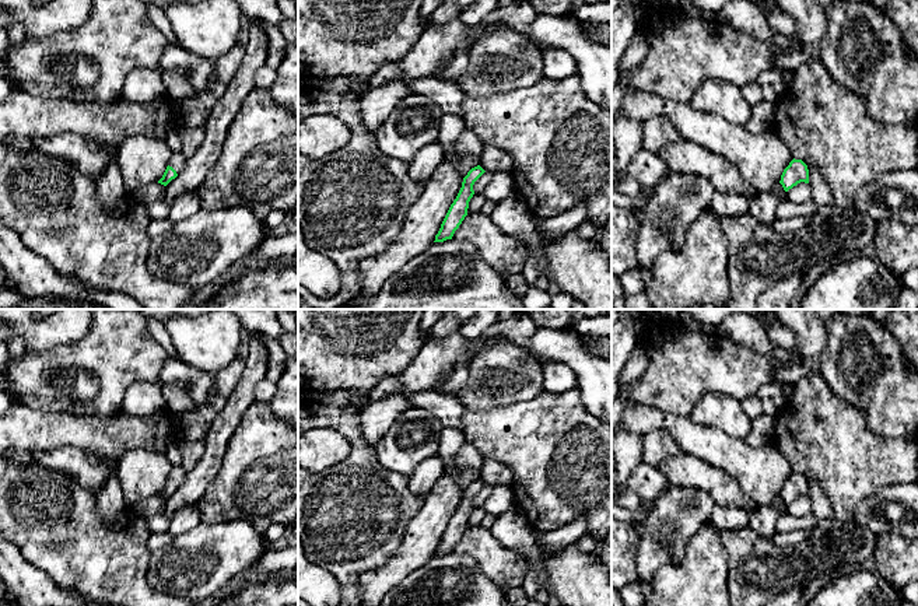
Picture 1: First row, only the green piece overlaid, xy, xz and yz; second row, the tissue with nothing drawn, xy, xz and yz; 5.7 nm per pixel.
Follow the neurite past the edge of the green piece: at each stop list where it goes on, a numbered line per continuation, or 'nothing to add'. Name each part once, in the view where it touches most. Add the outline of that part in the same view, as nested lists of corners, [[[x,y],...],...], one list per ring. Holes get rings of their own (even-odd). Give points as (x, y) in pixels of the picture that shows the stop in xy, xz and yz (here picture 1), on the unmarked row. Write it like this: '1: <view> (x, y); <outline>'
1: xy (178, 473); [[[182,465],[172,466],[172,470],[169,473],[169,480],[172,480],[179,488],[183,480],[186,479],[186,476],[188,476],[188,472],[182,467]]]

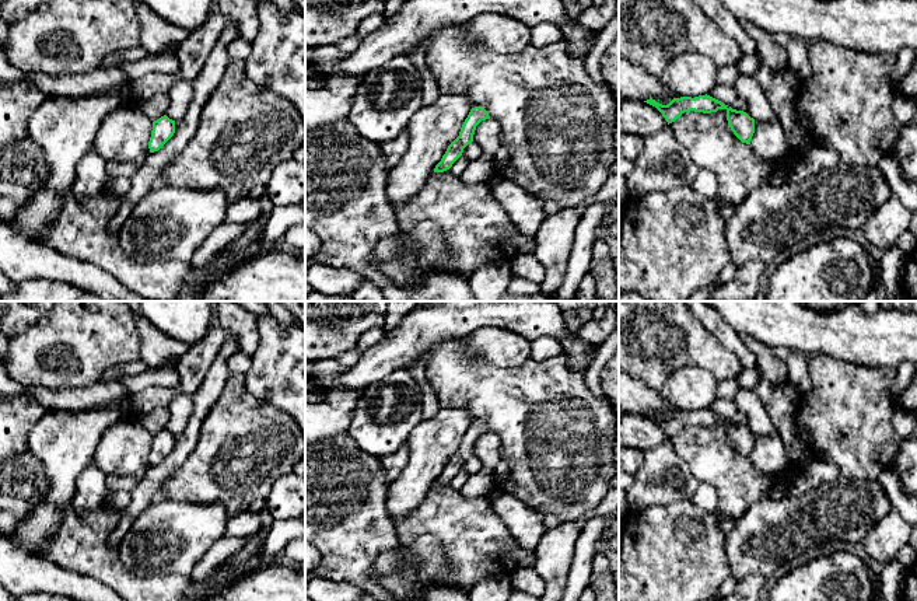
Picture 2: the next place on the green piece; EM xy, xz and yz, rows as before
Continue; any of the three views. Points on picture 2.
nothing to add

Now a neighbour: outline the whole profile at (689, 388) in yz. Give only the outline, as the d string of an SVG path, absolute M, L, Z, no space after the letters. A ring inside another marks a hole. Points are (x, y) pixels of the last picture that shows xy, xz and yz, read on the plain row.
M682 367L662 385L659 392L680 410L708 408L717 399L715 375L700 367Z

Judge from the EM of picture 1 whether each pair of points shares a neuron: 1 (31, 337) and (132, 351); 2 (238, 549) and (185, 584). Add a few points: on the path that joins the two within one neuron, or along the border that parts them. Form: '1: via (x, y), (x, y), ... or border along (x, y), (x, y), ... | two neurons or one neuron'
1: border along (91, 323), (77, 340), (37, 351) | two neurons
2: via (226, 549), (217, 552), (198, 571) | one neuron

